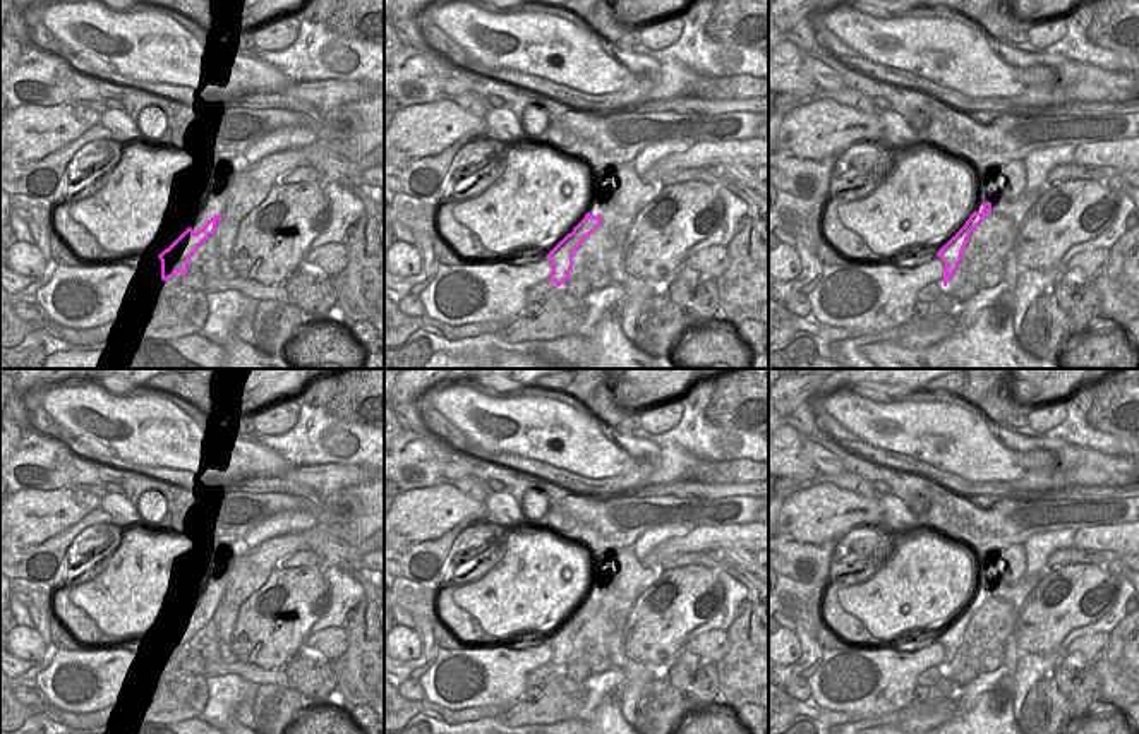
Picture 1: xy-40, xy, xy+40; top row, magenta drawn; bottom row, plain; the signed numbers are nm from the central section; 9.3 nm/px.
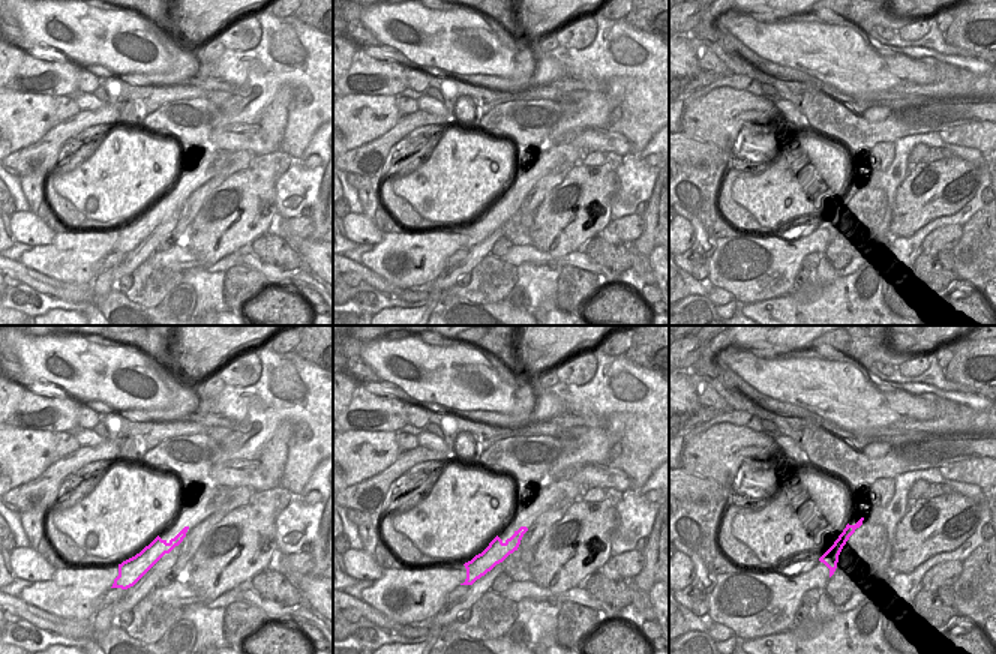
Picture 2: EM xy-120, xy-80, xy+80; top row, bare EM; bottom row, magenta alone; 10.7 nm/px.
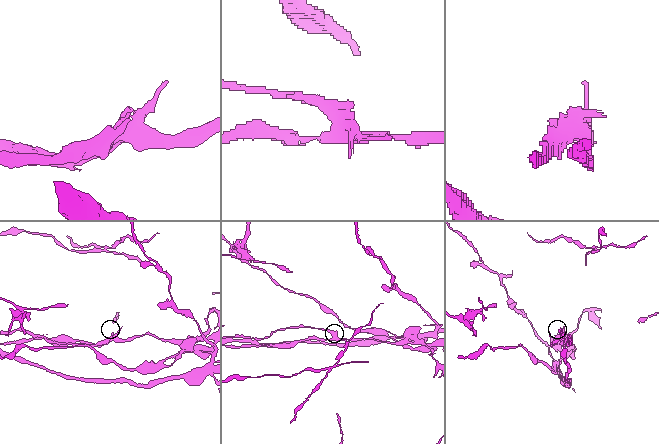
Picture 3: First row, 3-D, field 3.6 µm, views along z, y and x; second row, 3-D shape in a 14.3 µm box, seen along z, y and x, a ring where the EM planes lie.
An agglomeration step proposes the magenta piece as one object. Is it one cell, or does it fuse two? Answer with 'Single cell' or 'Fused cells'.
Fused cells.

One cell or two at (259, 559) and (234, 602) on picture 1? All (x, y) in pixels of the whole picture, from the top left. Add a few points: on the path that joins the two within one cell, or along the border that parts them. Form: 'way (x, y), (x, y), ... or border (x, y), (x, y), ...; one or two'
border (249, 570), (270, 571); two

